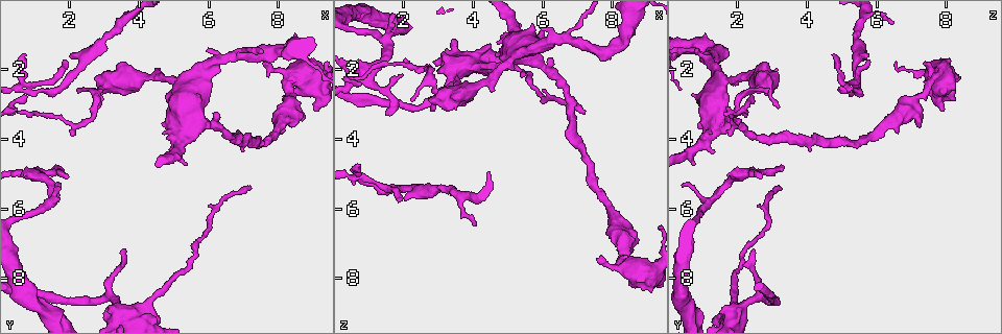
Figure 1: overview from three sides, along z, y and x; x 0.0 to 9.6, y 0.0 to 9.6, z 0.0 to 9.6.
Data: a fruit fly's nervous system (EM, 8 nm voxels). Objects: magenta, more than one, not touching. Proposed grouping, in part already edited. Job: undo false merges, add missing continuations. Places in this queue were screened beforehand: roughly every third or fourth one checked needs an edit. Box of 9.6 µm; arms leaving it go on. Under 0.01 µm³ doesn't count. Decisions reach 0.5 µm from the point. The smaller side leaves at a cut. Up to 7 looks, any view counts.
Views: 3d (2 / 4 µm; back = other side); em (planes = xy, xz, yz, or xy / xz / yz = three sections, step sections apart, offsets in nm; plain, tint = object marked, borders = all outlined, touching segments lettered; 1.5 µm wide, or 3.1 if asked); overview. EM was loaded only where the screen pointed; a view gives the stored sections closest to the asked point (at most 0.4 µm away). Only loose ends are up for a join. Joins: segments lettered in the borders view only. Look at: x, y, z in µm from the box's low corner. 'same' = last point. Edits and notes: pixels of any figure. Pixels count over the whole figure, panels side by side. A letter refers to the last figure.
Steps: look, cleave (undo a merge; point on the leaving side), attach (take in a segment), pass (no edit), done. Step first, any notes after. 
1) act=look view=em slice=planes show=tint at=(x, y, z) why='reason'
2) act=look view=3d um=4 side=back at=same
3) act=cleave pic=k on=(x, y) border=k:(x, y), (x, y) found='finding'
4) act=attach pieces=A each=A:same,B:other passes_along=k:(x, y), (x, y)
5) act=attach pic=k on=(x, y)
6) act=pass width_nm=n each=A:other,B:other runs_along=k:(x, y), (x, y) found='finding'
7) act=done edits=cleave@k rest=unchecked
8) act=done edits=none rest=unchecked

act=look view=em slice=xz step=8 show=tint at=(0.75, 2.50, 5.15) why='sharp bend'

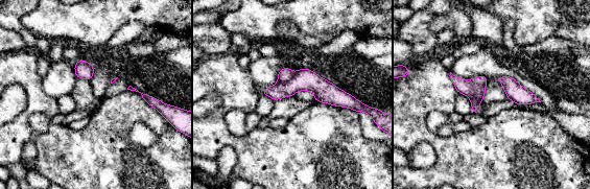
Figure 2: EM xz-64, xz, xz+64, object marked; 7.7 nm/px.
act=look view=em slice=xy step=4 show=borders at=same why='cut it another way'

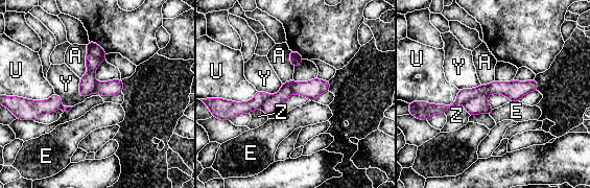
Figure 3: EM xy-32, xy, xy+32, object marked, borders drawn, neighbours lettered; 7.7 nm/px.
act=cleave pic=3 on=(478, 104) each=A:other,E:other,U:other,Y:other,Z:other border=3:(487, 94), (475, 95), (463, 103) found='two cells meet here'

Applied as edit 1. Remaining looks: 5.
act=look view=overview why='redraw'

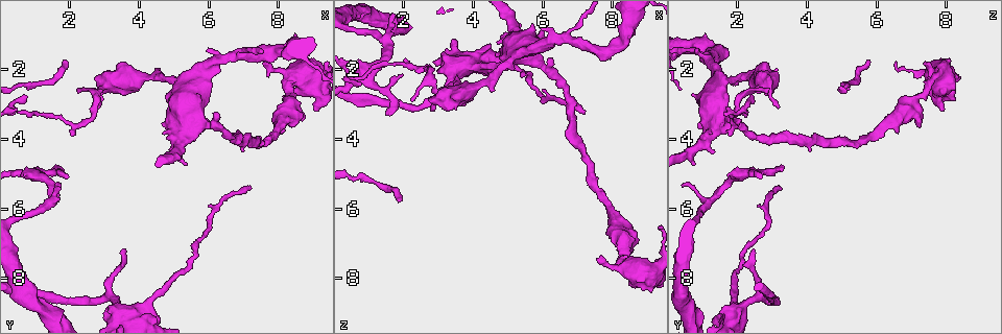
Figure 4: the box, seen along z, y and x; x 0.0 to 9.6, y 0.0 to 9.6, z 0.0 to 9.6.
act=look view=em um=3.1 slice=xz step=16 show=tint at=(1.50, 4.90, 3.25) why='free end'

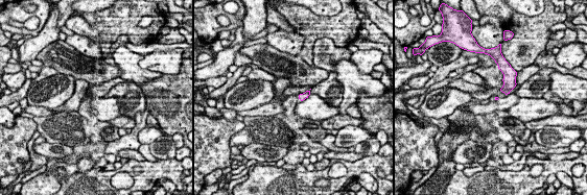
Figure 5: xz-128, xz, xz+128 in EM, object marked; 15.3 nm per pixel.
act=look view=em um=3.1 slice=planes show=tint at=same why='another direction'

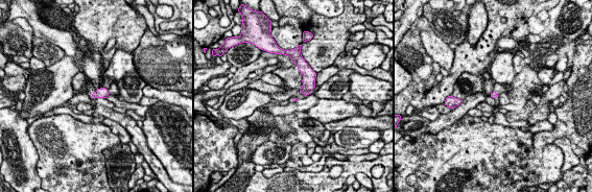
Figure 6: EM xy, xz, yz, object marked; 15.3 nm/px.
act=look view=em um=3.1 slice=planes show=borders at=same why='what lies round it'

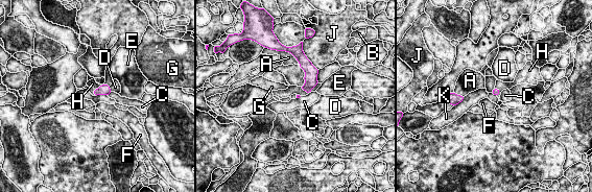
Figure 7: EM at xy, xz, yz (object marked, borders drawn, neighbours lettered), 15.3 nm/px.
act=attach pieces=H each=A:other,B:other,C:other,D:other,E:other,F:other,G:other,H:same,J:other,K:other found='it goes on there'

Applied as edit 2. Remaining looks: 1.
act=look view=em slice=planes show=borders at=(5.10, 2.40, 1.70) why='calibre changes'

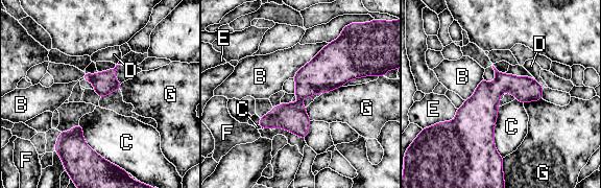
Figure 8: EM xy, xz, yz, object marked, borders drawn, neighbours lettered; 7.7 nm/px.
act=pass each=B:other,C:other,D:other,E:other,F:other,G:other runs_along=8:(358, 71), (327, 71), (285, 116), (262, 123) found='one cell here'

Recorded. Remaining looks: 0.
act=done edits=cleave@3,attach@7 rest=unchecked

